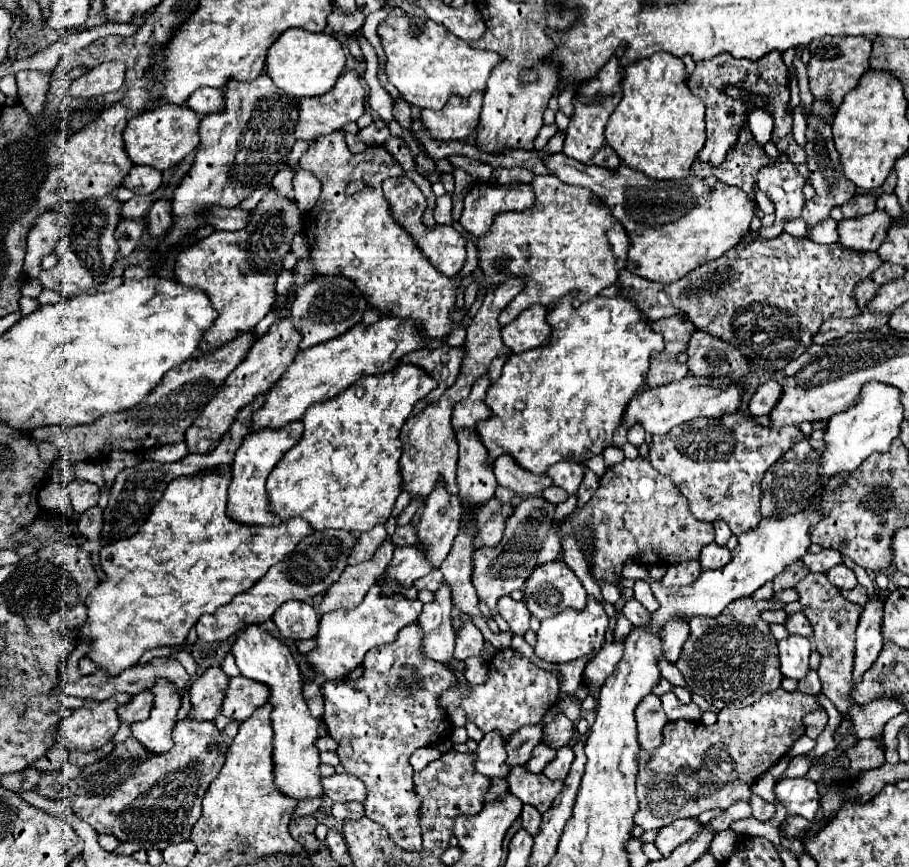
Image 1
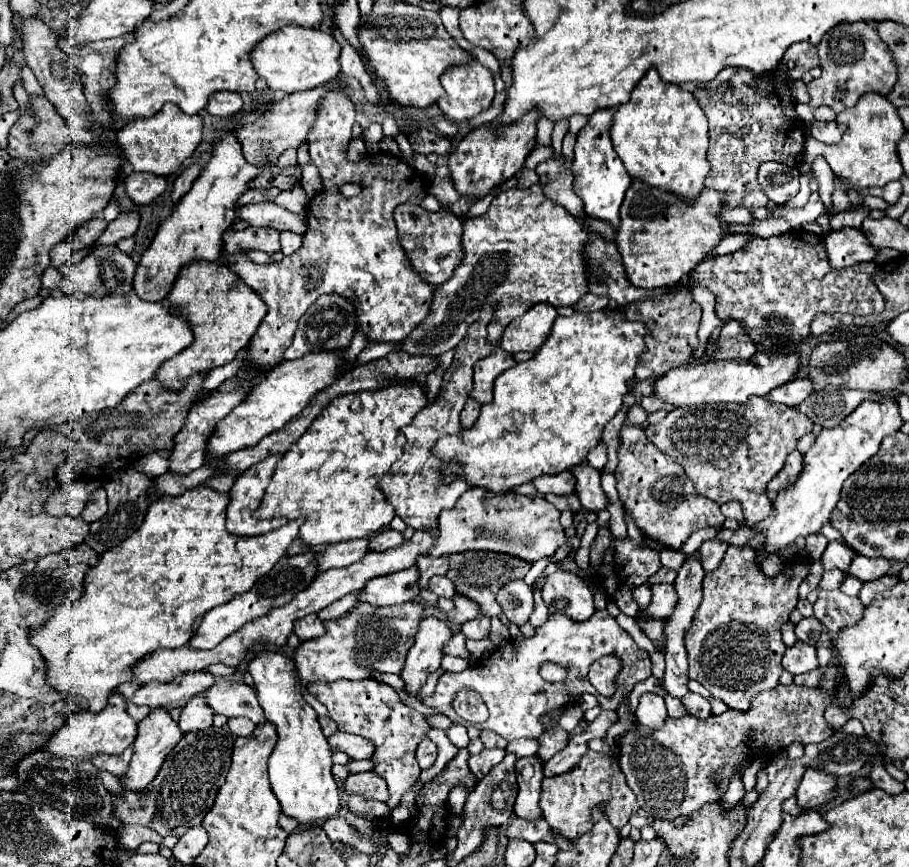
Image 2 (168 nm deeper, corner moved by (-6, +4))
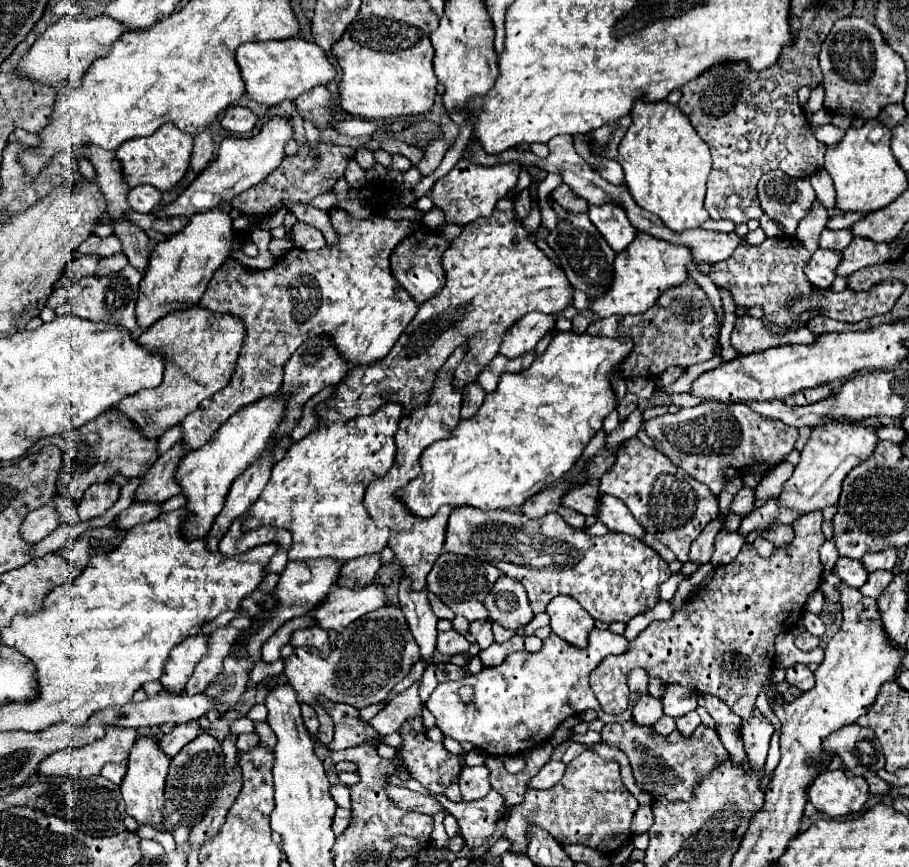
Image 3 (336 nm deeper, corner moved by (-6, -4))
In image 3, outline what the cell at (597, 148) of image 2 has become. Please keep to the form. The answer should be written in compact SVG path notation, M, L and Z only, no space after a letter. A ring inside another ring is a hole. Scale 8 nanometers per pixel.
M615 201L603 205L589 205L589 219L611 245L613 251L623 251L635 239L635 227L627 221L625 209Z

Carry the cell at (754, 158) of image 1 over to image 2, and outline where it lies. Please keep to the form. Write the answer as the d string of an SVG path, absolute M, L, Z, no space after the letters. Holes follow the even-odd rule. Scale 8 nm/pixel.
M795 43L783 55L779 67L771 73L755 75L747 69L739 69L729 81L717 89L697 87L693 91L697 103L709 119L709 153L711 171L705 179L707 189L725 191L727 203L723 207L757 209L767 205L767 197L757 185L757 169L765 161L799 165L803 159L803 147L807 139L807 125L795 113L795 99L791 95L791 83L799 81L805 71L819 65L817 49L809 43ZM795 59L795 69L787 69L787 61Z

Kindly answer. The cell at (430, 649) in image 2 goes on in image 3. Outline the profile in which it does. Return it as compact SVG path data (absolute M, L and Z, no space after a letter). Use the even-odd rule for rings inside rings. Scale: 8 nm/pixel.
M421 681L413 683L409 689L405 689L403 693L395 695L385 709L381 709L373 719L371 725L381 733L381 735L391 735L395 731L401 729L403 723L419 717L421 719L421 711L423 711L423 703L419 697L419 687Z

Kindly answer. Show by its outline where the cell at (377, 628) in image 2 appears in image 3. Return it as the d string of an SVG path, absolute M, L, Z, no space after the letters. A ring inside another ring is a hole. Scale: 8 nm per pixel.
M383 607L359 617L343 633L331 635L329 657L321 657L315 647L297 647L293 655L285 659L285 675L297 691L297 701L307 703L317 711L321 723L319 739L323 743L331 743L333 721L317 703L317 695L323 693L335 703L351 703L359 709L379 703L393 691L399 681L409 675L411 667L419 661L419 655L419 645L411 635L401 609Z

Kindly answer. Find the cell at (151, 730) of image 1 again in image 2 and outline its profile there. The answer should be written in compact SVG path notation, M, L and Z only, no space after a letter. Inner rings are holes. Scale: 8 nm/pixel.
M153 709L143 721L139 721L139 733L137 739L133 743L133 759L129 765L129 771L123 777L123 785L129 791L145 791L147 785L155 779L155 775L159 773L167 753L179 743L179 739L183 737L181 729L177 727L177 723L171 719L169 711L165 709Z

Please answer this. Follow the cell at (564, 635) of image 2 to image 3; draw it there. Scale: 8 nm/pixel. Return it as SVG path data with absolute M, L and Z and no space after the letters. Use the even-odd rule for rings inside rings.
M593 629L589 635L589 643L585 649L575 647L567 641L563 641L559 635L551 633L545 641L541 651L537 653L529 653L529 651L517 651L511 653L509 657L505 657L505 661L497 667L485 667L481 673L473 675L473 677L463 677L459 681L447 681L447 683L439 683L435 687L435 691L431 693L431 697L427 699L425 707L435 715L437 727L443 731L443 735L455 739L455 741L471 741L477 749L483 749L489 755L515 755L515 753L523 753L535 745L533 743L545 743L553 731L559 727L559 723L563 723L567 717L571 715L579 715L585 709L595 709L598 718L603 723L613 723L613 721L631 721L631 709L633 705L639 701L639 697L647 695L647 683L649 683L649 675L642 668L637 668L631 671L629 675L629 689L631 689L631 697L629 697L628 708L618 715L607 714L601 711L599 701L595 699L591 687L589 687L589 673L599 665L599 661L605 655L611 653L625 653L629 649L629 641L625 639L625 635L615 635L609 629L601 631L601 629ZM461 685L471 685L475 687L475 705L463 705L457 689Z

